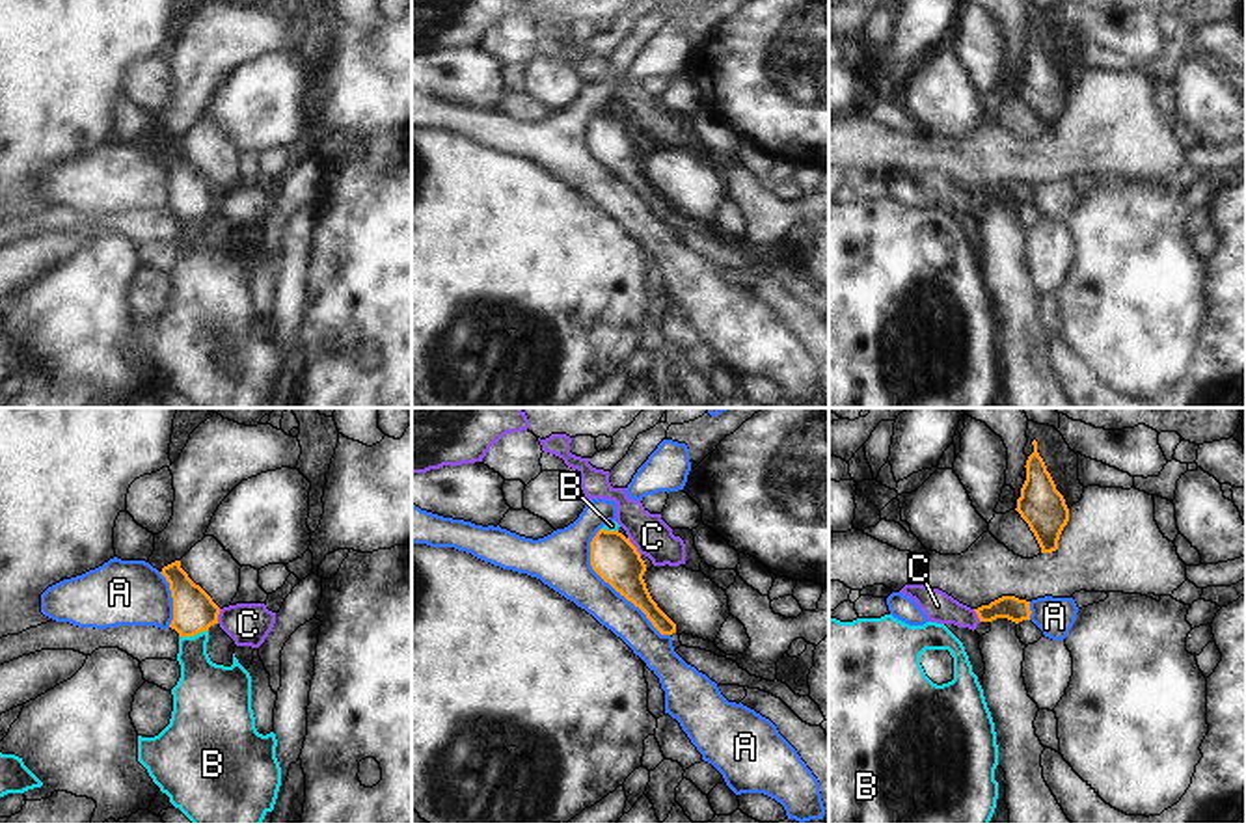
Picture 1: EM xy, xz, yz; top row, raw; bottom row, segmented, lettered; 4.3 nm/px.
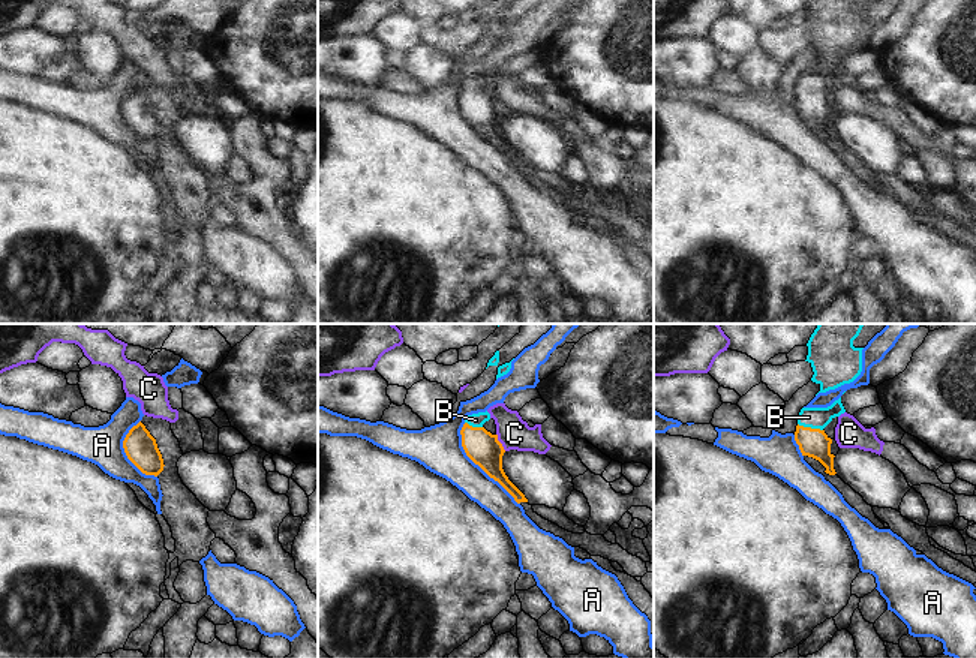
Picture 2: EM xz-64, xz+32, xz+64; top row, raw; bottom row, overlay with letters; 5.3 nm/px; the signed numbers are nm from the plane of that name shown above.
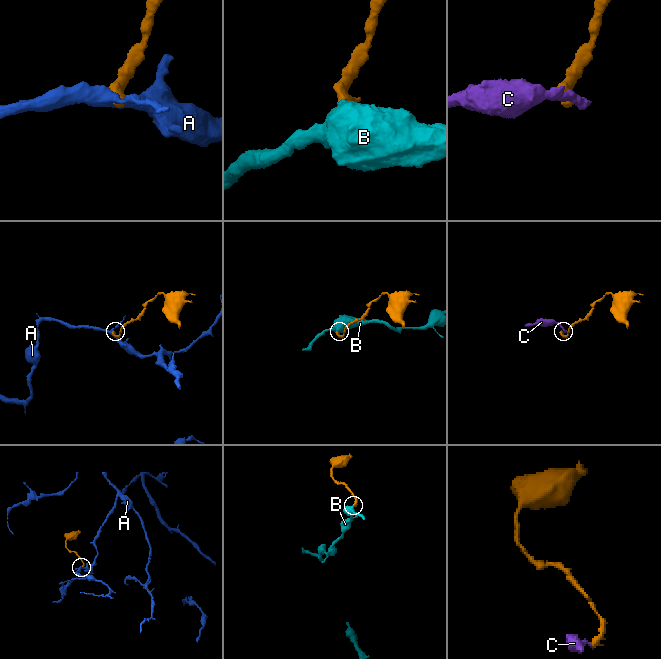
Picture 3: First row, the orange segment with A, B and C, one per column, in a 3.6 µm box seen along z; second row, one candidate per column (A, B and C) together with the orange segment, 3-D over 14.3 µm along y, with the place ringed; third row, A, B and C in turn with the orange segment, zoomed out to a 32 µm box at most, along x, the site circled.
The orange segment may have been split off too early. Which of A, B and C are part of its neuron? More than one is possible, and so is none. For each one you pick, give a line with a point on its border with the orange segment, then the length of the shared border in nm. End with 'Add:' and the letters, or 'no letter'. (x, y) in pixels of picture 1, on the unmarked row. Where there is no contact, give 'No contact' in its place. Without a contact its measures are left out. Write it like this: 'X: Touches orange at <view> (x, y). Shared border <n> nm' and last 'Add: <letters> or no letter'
B: Touches orange at xy (192, 218). Shared border 130 nm
Add: B.

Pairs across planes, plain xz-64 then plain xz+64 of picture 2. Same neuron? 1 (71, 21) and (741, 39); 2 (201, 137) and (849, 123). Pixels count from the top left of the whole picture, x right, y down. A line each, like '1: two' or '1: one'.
1: one
2: one

